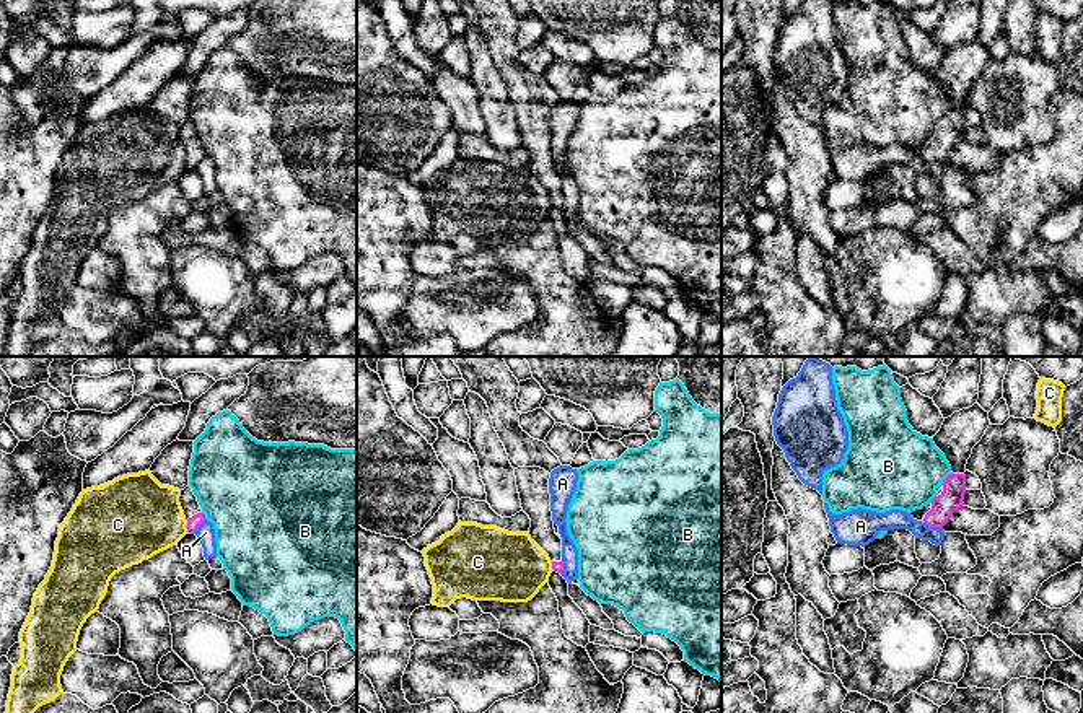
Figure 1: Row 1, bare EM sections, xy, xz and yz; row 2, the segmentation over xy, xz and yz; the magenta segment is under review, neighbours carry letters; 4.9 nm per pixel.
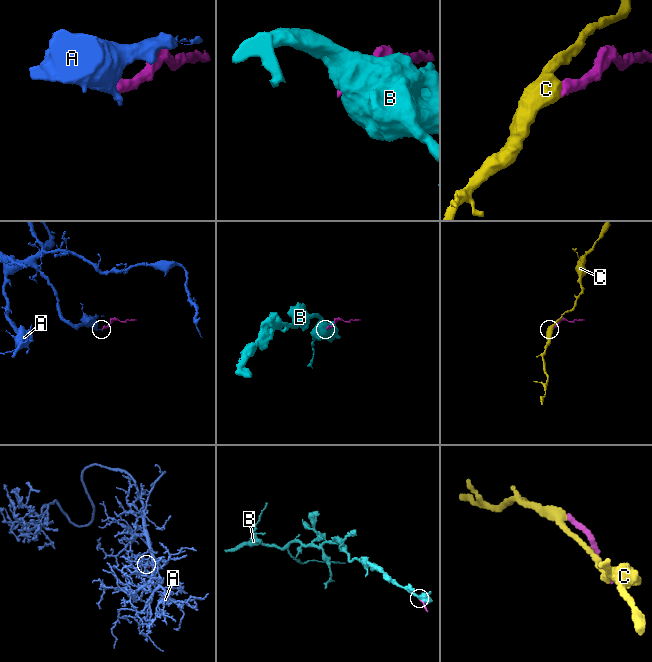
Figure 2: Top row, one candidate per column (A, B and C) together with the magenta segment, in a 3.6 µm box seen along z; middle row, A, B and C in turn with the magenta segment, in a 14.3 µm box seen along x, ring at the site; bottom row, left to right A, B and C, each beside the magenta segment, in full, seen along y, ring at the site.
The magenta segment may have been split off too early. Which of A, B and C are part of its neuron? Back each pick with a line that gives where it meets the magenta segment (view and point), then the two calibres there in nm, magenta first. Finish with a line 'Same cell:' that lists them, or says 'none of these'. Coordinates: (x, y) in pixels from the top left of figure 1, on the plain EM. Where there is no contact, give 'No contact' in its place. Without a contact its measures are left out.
Same cell: none of these

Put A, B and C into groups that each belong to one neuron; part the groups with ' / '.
A / B / C

